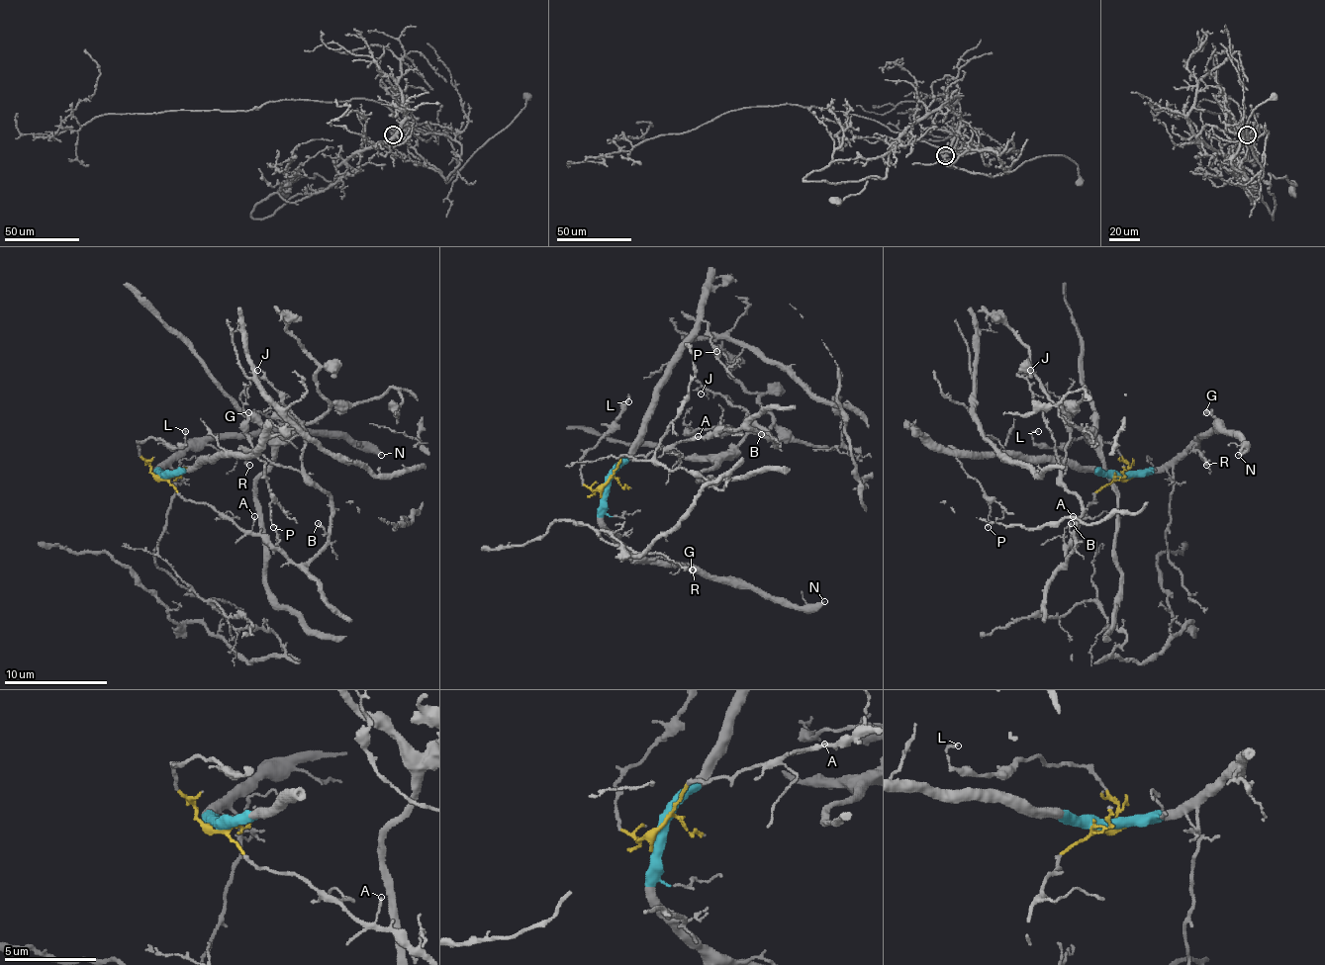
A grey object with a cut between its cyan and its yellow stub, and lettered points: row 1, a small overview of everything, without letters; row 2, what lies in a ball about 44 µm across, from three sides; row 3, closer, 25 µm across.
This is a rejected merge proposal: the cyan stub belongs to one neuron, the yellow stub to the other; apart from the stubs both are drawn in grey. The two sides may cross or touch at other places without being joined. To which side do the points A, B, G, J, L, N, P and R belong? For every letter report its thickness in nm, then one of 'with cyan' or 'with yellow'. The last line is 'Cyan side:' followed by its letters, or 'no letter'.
A: 100 nm thick; with yellow
B: 120 nm thick; with yellow
G: 240 nm thick; with cyan
J: 160 nm thick; with yellow
L: 130 nm thick; with yellow
N: 320 nm thick; with cyan
P: 110 nm thick; with cyan
R: 170 nm thick; with cyan
Cyan side: G, N, P, R

